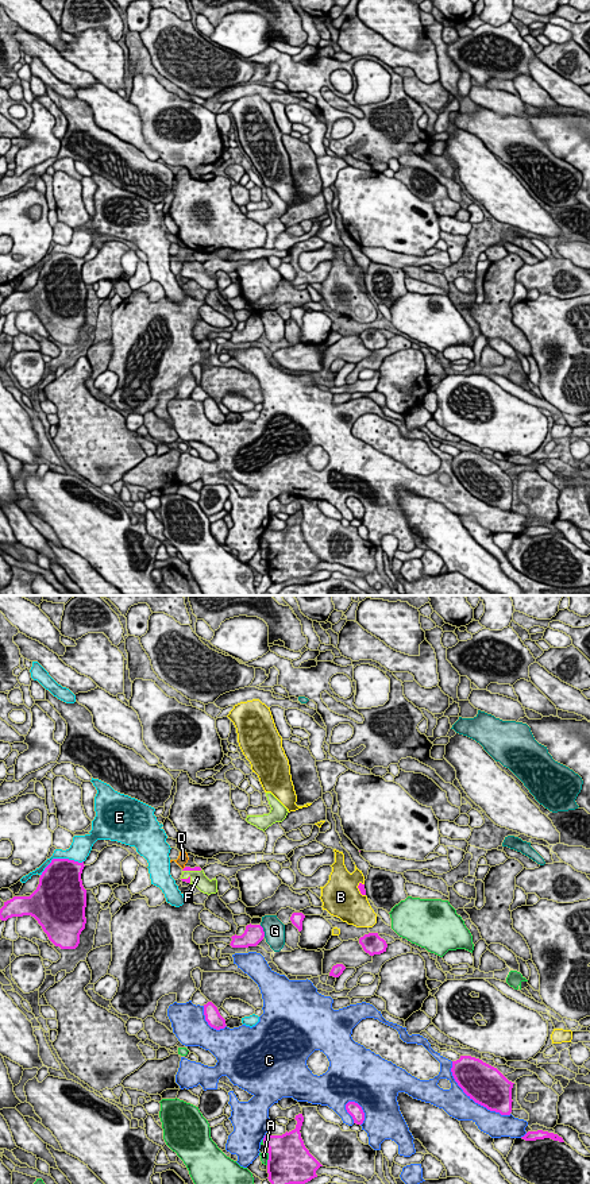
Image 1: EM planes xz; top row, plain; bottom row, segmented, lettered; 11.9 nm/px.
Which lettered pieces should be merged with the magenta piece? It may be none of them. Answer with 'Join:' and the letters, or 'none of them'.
Join: F

